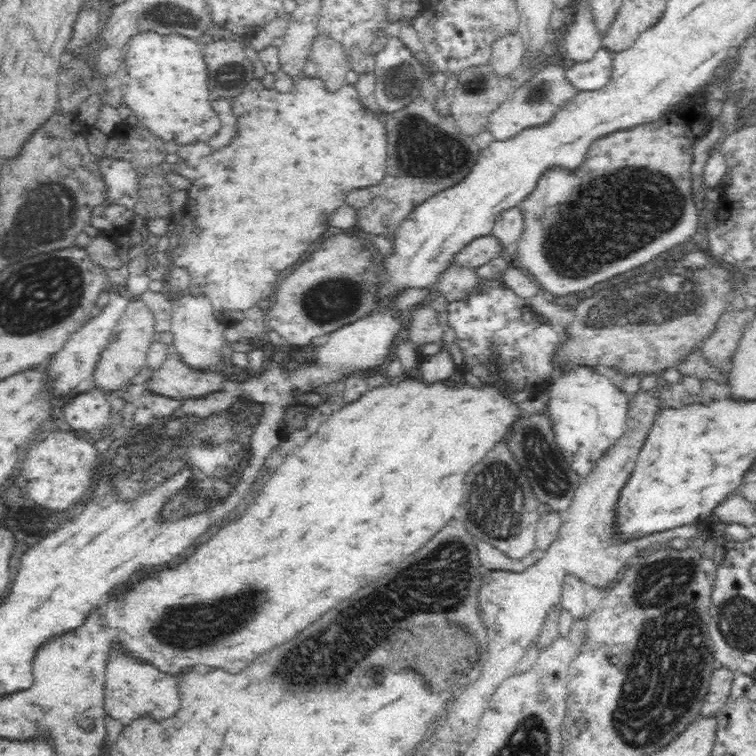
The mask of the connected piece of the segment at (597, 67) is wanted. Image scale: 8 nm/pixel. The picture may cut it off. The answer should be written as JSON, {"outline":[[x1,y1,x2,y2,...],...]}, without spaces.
{"outline":[[602,45,592,60,569,63,566,69,571,82,582,91,596,90,608,85,614,74,614,52]]}

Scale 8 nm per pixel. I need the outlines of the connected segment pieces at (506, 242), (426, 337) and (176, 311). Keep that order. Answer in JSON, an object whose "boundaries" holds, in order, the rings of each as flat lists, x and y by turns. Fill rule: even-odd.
{"boundaries":[[[510,208,510,210,506,210,501,212,493,222,493,227,491,230,491,237,497,242,499,248,501,248,501,252,499,254,500,258,505,258,512,260,513,251,515,249,515,245,517,240,520,238,523,229,523,216,518,212,517,208]],[[422,304,414,307,408,322,408,340,417,346,442,339,442,326,436,313,430,306]],[[182,294,172,296,171,332,174,336,172,349,180,355,186,363,194,368,204,369,212,366,220,359,220,350,224,346,224,330,229,326,224,320,215,315,214,308,210,304,210,298,206,294]]]}

